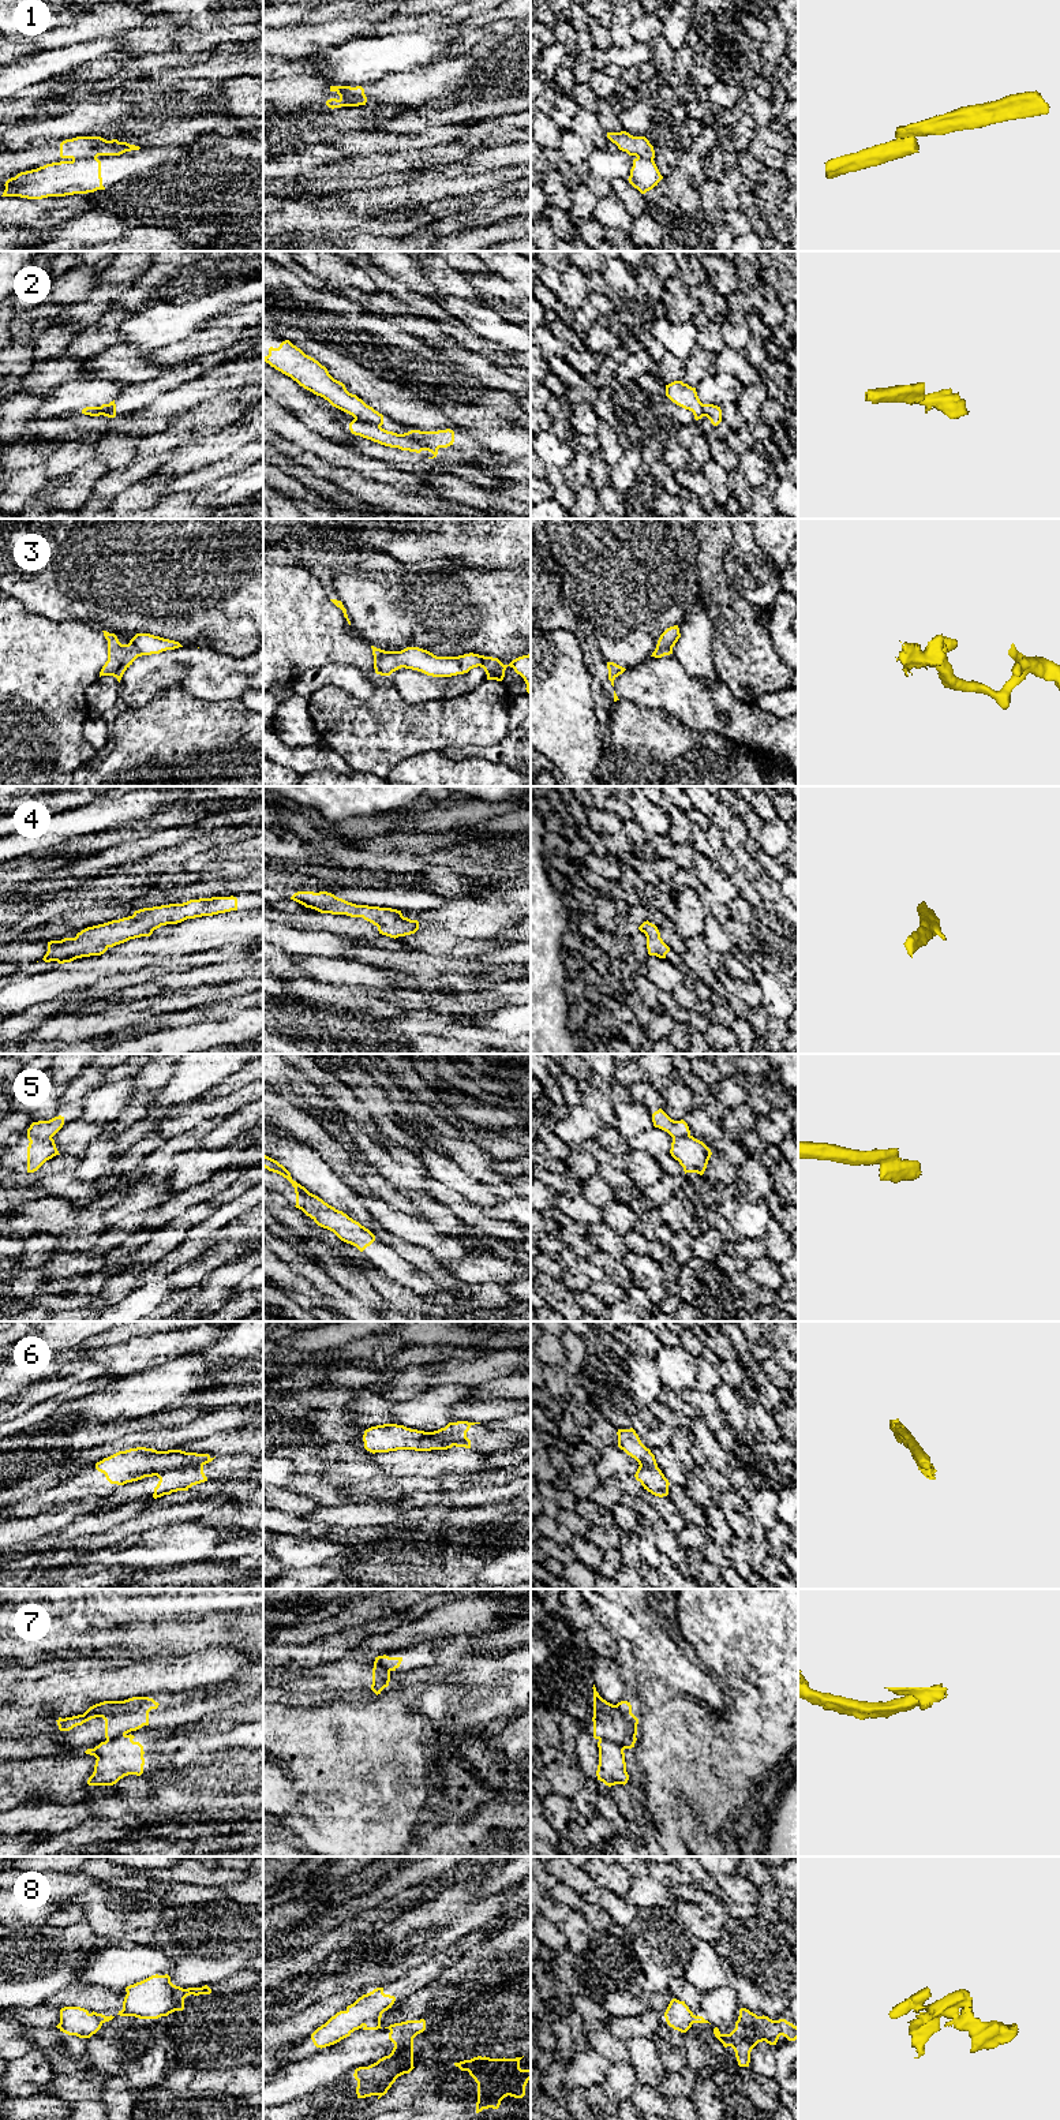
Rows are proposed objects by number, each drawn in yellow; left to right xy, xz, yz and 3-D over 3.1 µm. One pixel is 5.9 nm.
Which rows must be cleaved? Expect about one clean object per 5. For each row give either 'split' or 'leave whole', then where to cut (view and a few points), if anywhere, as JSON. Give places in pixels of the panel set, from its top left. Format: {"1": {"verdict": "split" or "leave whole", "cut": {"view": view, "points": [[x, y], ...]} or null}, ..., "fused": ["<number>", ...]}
{"1": {"verdict": "split", "cut": {"view": "xz", "points": [[343, 86], [343, 92], [355, 101], [355, 105]]}}, "2": {"verdict": "split", "cut": {"view": "xz", "points": [[355, 418], [363, 422], [374, 422], [379, 426]]}}, "3": {"verdict": "leave whole", "cut": null}, "4": {"verdict": "leave whole", "cut": null}, "5": {"verdict": "split", "cut": {"view": "xy", "points": [[27, 1133], [36, 1137], [51, 1139]]}}, "6": {"verdict": "split", "cut": {"view": "xy", "points": [[209, 1457], [199, 1462], [188, 1462], [148, 1476]]}}, "7": {"verdict": "split", "cut": {"view": "yz", "points": [[599, 1739], [607, 1739], [624, 1749]]}}, "8": {"verdict": "split", "cut": {"view": "xz", "points": [[381, 2014], [363, 2025]]}}, "fused": ["1", "2", "5", "6", "7", "8"]}

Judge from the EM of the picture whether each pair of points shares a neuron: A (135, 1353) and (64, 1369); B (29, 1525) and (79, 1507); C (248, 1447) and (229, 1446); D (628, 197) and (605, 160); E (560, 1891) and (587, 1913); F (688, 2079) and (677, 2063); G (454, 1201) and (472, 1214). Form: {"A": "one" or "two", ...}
{"A": "one", "B": "one", "C": "one", "D": "two", "E": "one", "F": "two", "G": "one"}

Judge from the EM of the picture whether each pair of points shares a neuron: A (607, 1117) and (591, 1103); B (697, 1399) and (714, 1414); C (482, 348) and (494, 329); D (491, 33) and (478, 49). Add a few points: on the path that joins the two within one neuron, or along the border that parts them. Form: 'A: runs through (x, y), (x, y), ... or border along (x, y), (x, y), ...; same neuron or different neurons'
A: runs through (603, 1113), (595, 1105); same neuron
B: runs through (701, 1402), (710, 1410); same neuron
C: border along (479, 336), (490, 341); different neurons
D: runs through (487, 37), (479, 45); same neuron

